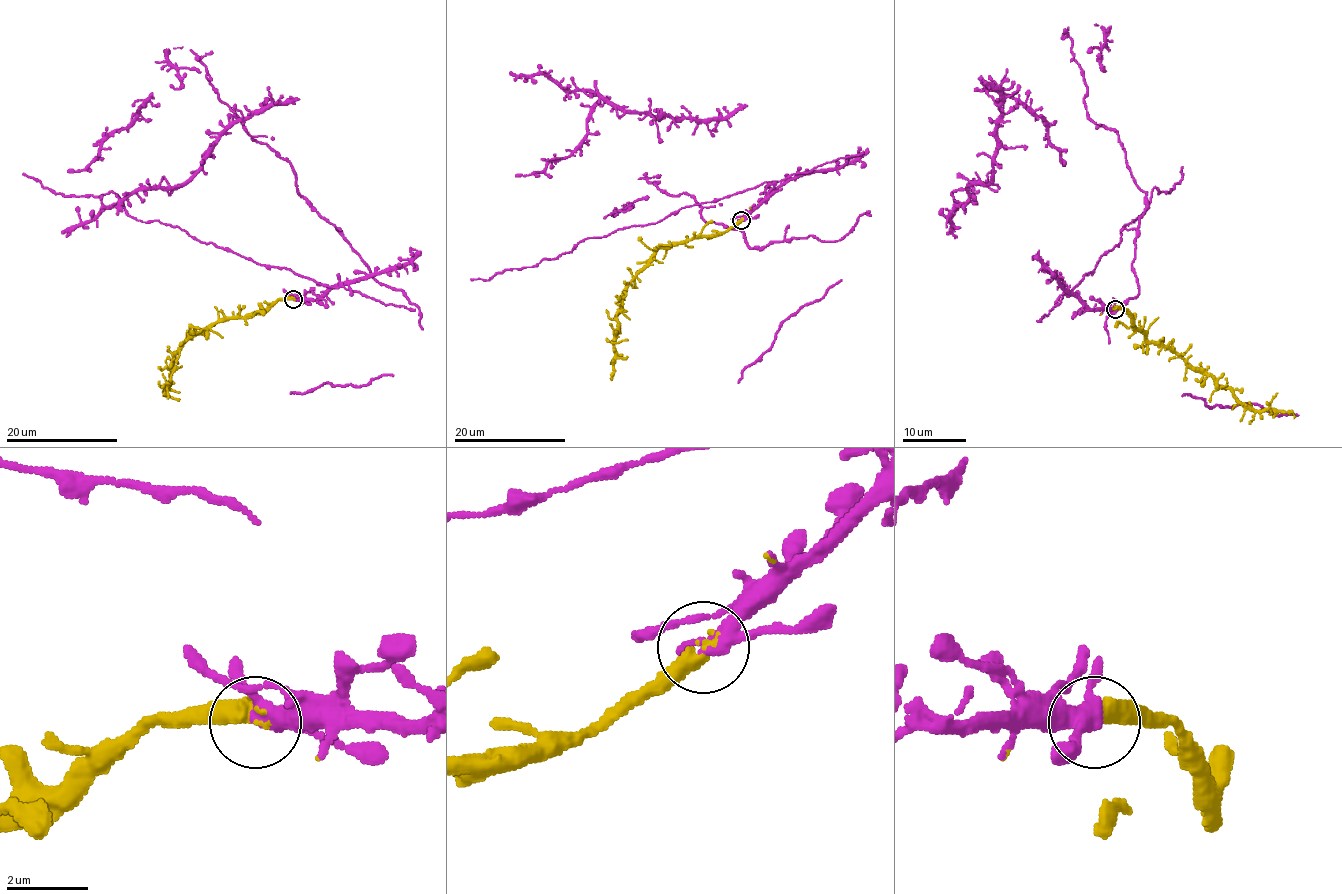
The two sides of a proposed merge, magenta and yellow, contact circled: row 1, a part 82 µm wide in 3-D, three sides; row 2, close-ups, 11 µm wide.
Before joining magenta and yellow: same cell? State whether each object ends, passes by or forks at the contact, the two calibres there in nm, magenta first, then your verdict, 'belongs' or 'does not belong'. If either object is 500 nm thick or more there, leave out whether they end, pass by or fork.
magenta forks | yellow ends | 320/400 nm | belongs

